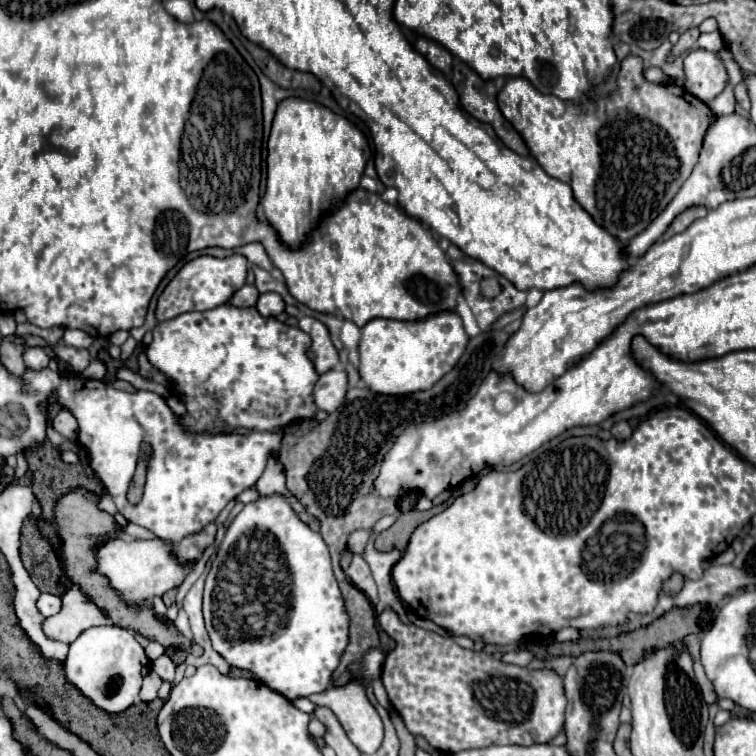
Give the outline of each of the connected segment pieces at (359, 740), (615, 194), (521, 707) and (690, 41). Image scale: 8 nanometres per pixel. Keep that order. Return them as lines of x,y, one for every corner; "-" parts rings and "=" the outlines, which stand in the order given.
352,681
350,685
342,687
342,689
326,689
324,693
312,695
308,697
310,701
318,703
318,705
326,705
334,711
334,715
338,717
340,725
344,727
348,739
358,747
360,753
376,753
382,745
384,739
384,727
382,727
382,719
376,713
376,709
370,705
366,693
364,693
364,685
360,681
=
630,55
622,61
618,75
618,89
610,97
598,97
584,101
582,107
562,101
554,95
542,95
524,77
508,79
498,93
498,105
502,115
526,141
530,155
536,163
554,179
568,183
574,191
574,199
596,225
606,229
618,243
630,241
644,231
672,201
682,183
690,177
698,163
704,135
716,121
712,109
700,99
692,97
684,87
674,83
654,85
642,75
642,59
=
386,609
378,621
380,627
396,641
396,649
386,655
382,669
382,681
390,703
402,715
408,731
412,735
426,737
434,749
452,755
458,751
484,749
492,745
530,747
536,743
550,743
562,731
566,697
562,679
554,671
530,671
518,665
504,665
484,651
462,649
452,639
444,639
416,625
404,625
398,615
392,613
392,609
=
694,27
694,29
688,29
688,31
684,31
684,33
680,35
678,43
674,45
674,49
672,49
672,55
670,55
670,59
676,59
676,57
678,57
680,53
684,53
686,49
692,49
692,47
696,45
698,37
700,37
700,29
698,29
698,27

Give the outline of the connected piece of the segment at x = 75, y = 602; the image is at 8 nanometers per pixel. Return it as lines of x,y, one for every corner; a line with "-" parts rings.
74,585
62,595
60,613
44,619
42,631
48,639
70,645
82,631
108,623
108,617
104,617
104,613
100,613
100,609
96,609
96,605
92,605

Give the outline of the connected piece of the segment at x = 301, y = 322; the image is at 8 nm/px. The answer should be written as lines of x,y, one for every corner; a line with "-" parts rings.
302,317
298,319
298,329
308,333
312,339
312,345
308,349
308,359
312,361
318,375
324,375
326,371
338,365
338,351
330,341
326,325
322,325
314,317

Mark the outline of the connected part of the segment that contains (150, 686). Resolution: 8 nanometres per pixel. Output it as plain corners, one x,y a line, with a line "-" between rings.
150,671
150,673
144,677
144,685
142,685
142,691
140,691
140,699
146,701
146,703
148,703
148,701
154,701
160,685
162,685
160,677
156,677
156,673

